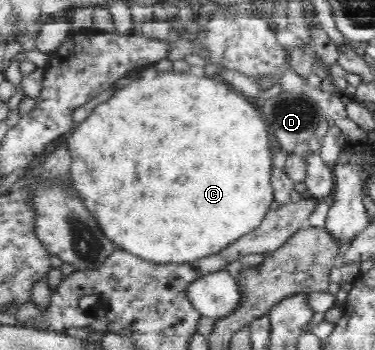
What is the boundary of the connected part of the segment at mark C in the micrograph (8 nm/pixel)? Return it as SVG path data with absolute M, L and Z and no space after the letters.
M151 67L143 70L128 85L117 89L107 101L99 103L85 121L77 122L73 133L66 142L66 147L73 161L69 178L73 179L73 185L75 185L77 193L81 195L85 207L93 213L93 217L101 225L101 231L120 249L155 264L192 262L212 256L223 248L229 247L241 237L252 232L271 211L271 203L275 199L272 186L271 141L269 141L271 135L271 130L266 120L261 118L258 107L248 97L233 90L228 83L217 76L213 78L195 77L195 75L187 72L159 72Z

